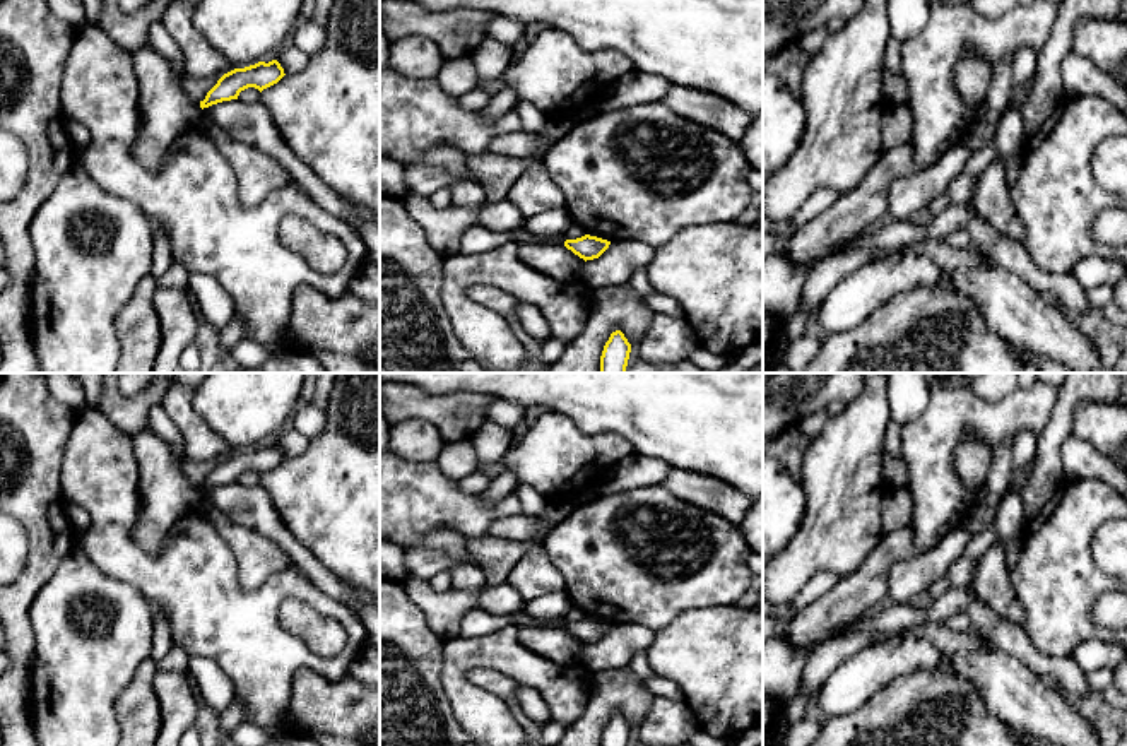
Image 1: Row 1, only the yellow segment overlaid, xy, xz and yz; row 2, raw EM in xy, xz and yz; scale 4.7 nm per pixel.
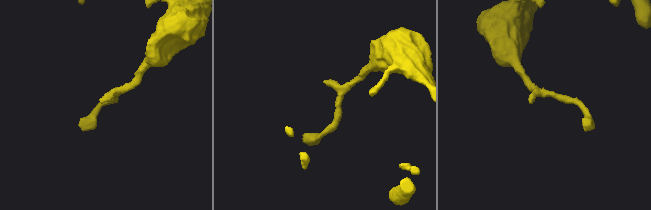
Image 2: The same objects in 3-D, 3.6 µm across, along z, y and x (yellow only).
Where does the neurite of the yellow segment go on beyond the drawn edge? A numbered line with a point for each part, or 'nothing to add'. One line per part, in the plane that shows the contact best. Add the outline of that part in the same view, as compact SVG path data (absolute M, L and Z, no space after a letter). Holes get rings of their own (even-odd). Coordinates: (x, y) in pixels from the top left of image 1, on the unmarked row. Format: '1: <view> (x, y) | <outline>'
1: xz (474, 623) | M472 607L469 609L458 623L458 636L462 638L479 638L482 635L491 635L506 626L520 628L564 628L564 619L540 619L532 618L525 611L515 614L491 614L487 611Z

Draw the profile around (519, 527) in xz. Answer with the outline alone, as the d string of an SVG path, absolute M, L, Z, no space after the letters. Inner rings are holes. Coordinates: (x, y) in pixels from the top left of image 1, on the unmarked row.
M573 494L551 498L549 506L539 515L511 515L491 524L489 534L513 541L535 541L563 522L575 508Z

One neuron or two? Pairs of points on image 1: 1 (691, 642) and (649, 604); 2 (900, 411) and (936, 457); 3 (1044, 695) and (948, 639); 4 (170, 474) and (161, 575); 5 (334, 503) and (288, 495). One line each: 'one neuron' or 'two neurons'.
1: two neurons
2: two neurons
3: one neuron
4: two neurons
5: one neuron

